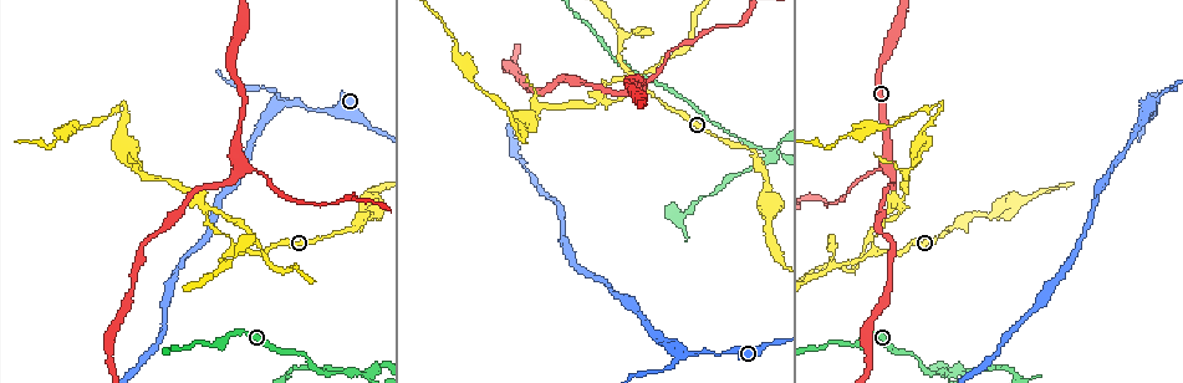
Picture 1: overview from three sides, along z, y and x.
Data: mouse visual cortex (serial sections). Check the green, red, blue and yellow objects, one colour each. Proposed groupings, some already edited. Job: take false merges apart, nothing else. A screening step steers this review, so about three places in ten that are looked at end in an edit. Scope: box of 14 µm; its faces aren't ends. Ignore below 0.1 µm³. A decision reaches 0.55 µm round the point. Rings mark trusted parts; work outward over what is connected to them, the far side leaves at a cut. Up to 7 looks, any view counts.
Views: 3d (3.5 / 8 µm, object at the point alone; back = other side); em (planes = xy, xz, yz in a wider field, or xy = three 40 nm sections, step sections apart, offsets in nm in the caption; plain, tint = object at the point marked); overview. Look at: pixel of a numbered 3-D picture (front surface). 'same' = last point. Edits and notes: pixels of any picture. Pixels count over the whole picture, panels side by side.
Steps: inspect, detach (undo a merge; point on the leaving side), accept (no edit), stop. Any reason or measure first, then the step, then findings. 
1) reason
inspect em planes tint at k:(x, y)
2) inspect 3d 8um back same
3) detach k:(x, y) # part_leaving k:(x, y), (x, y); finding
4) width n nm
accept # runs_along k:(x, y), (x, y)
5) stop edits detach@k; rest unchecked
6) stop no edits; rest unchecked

narrows sharply
inspect 3d 8um at 1:(370, 375)

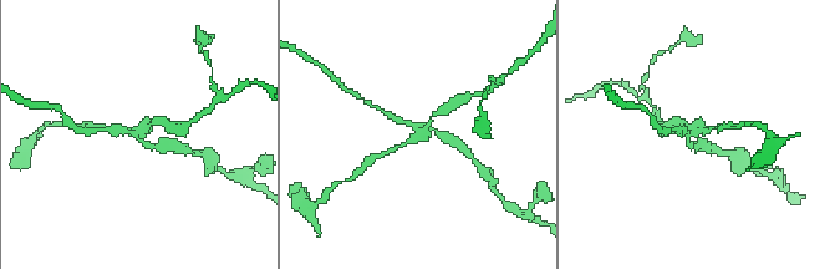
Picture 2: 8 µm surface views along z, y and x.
inspect 3d 3.5um at 2:(141, 132)

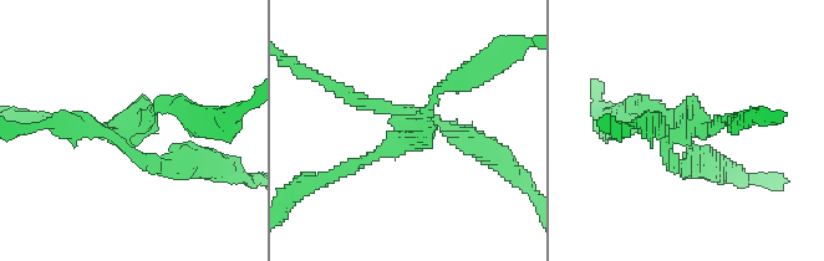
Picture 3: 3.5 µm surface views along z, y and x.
arm_widths 150, 150, 150, 200 nm
detach 3:(427, 131) # part_leaving 3:(397, 118), (386, 151), (318, 183); a second cell is stuck on

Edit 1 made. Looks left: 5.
sharp bend
inspect 3d 3.5um at 1:(876, 248)

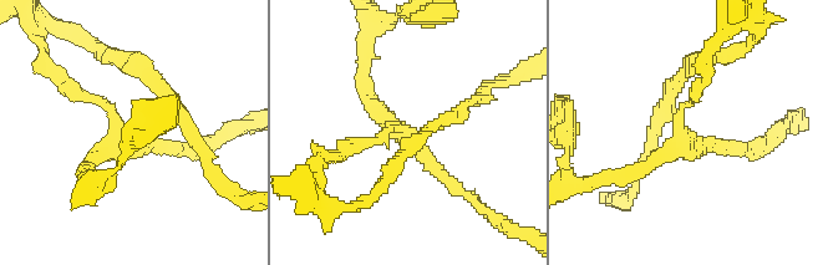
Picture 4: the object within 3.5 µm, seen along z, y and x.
arms 3; arm_widths 100, 150, 200 nm; now the EM
inspect em xy step 5 tint at 4:(688, 143)

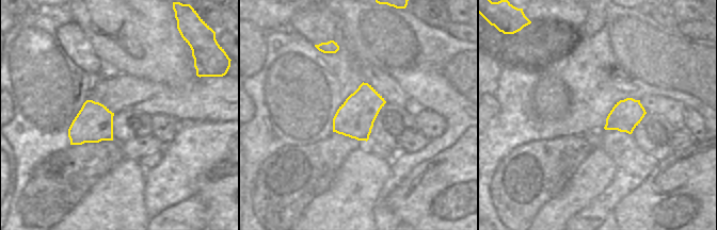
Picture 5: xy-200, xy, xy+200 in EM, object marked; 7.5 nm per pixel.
another direction
inspect em xy step 1 tint same

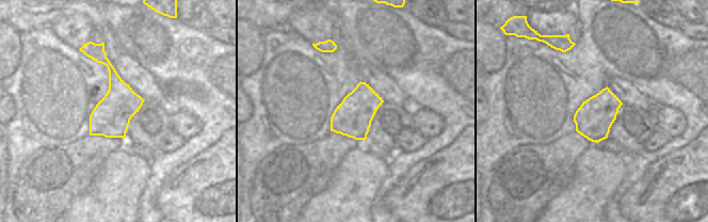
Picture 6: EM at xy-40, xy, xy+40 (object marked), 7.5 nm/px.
accept # runs_along 4:(188, 147), (123, 143), (116, 116), (74, 90); one cell here

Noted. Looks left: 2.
inspect 3d 3.5um at 1:(201, 204)

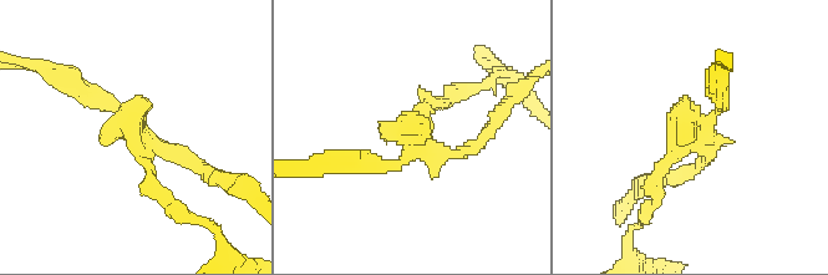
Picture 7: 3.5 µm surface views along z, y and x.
arms 3; arm_widths 150, 150, 150 nm; shape alone is not enough
inspect em xy step 2 tint at 7:(137, 138)

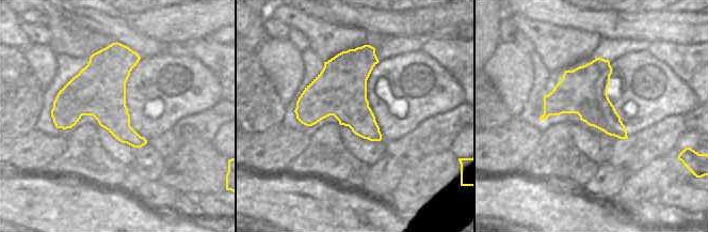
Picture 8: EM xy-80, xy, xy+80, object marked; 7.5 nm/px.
detach 7:(82, 97) # part_leaving 7:(414, 147), (394, 167), (314, 163); a second cell is stuck on

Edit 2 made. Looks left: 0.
stop edits detach@3, detach@7; rest unchecked

